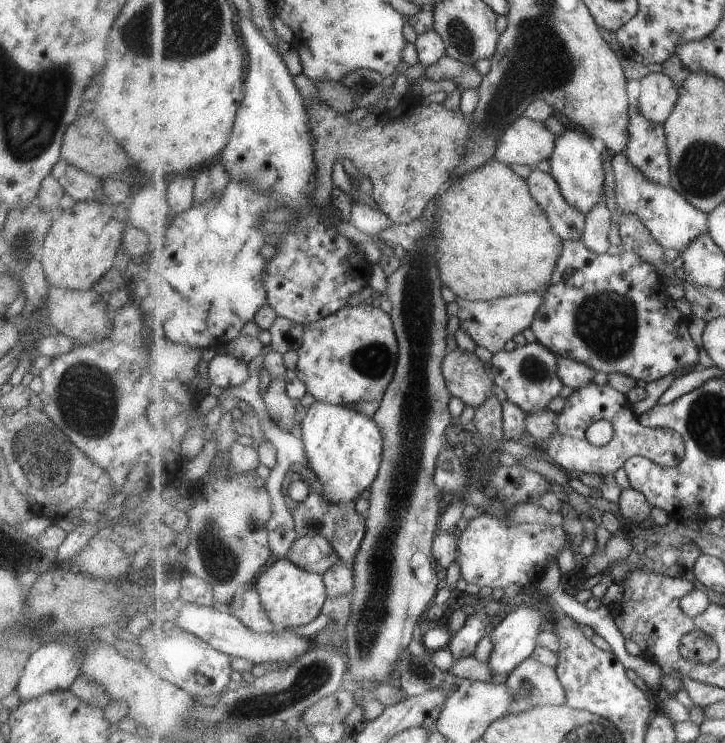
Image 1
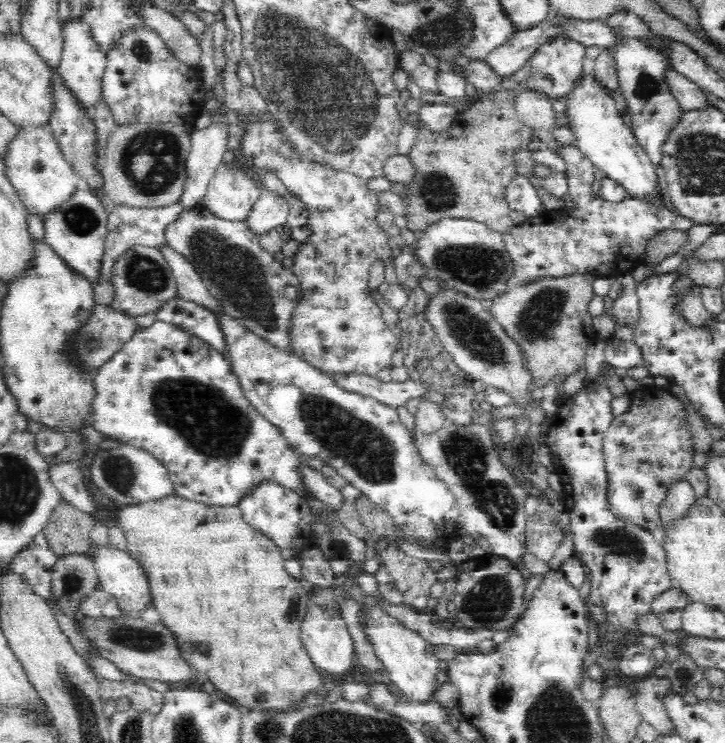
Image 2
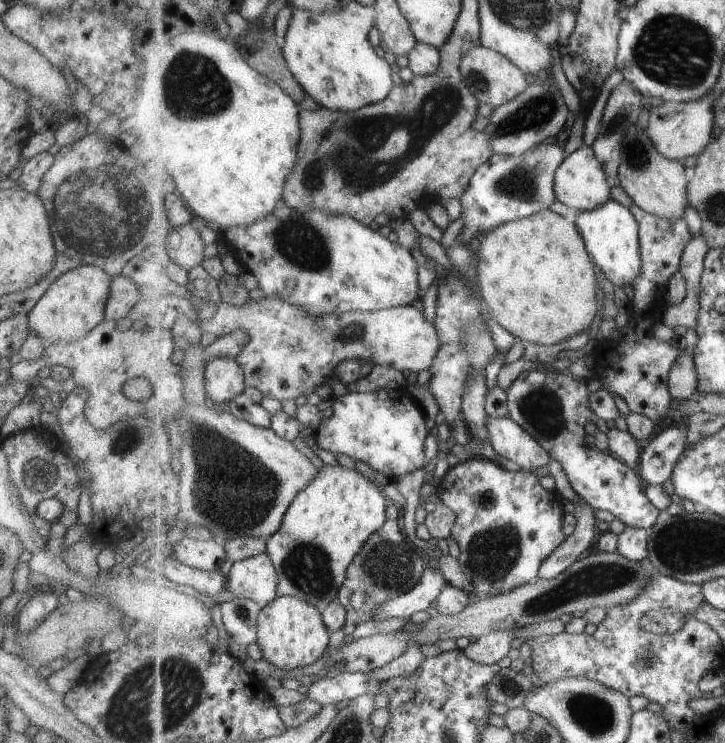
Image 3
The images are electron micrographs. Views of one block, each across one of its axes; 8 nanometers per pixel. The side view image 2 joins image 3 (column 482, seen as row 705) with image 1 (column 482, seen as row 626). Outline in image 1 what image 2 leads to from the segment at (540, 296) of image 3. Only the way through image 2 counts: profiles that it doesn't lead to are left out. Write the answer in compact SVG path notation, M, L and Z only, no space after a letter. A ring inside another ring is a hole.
M495 160L461 177L441 198L443 218L439 220L439 244L436 255L444 284L461 298L470 301L501 298L550 287L564 240L556 233L544 207L533 198L528 181L517 176L509 165Z

